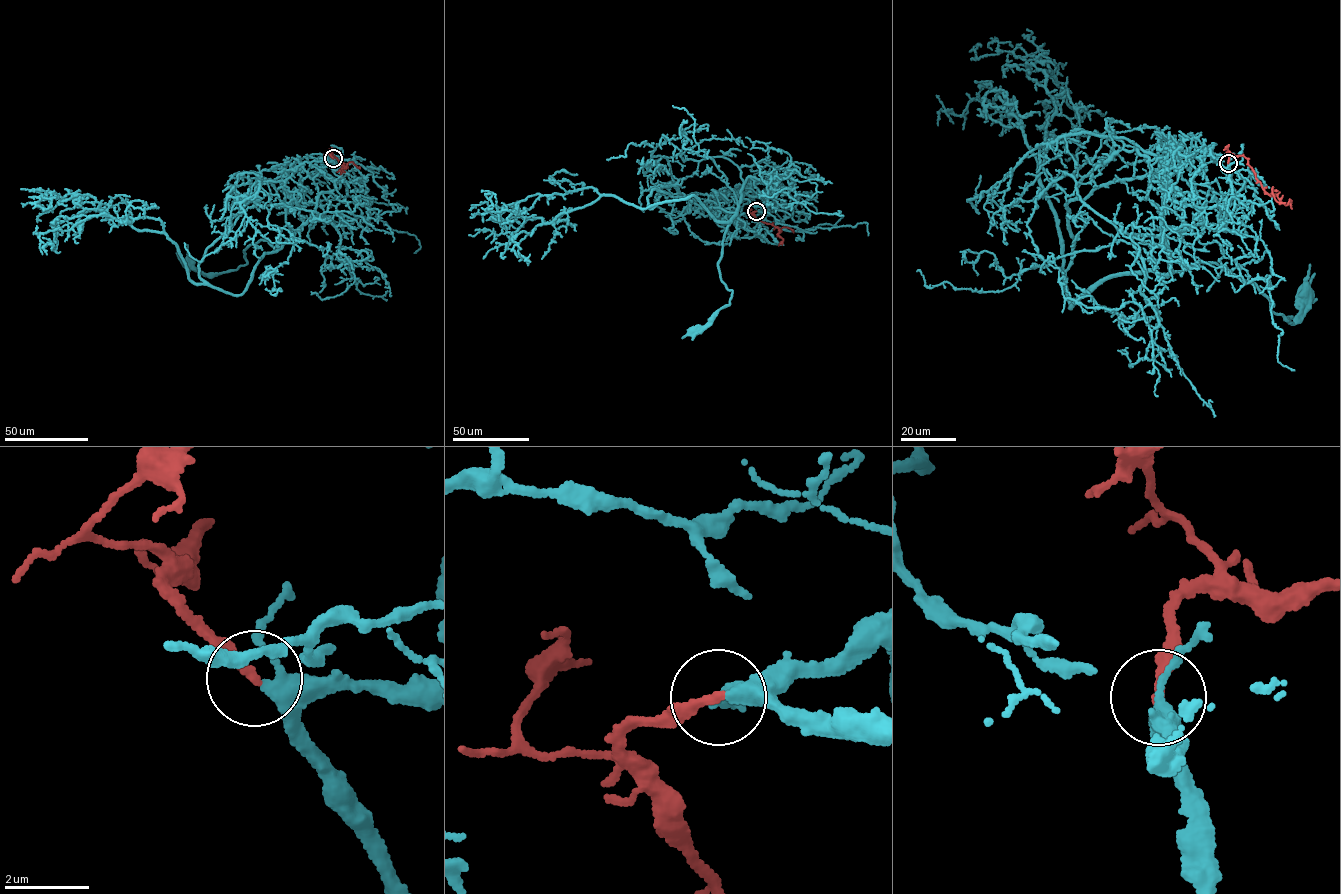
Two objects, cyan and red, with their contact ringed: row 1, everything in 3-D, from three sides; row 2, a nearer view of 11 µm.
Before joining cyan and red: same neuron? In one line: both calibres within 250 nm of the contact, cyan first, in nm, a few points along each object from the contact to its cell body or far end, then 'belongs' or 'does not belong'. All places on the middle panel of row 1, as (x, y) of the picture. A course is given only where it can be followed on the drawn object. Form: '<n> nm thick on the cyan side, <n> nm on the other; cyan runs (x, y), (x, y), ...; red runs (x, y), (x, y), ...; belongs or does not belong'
280 nm thick on the cyan side, 240 nm on the other; cyan runs (756, 211), (770, 213), (760, 199), (742, 192), (718, 264), (721, 280), (732, 292), (728, 304), (693, 330); red runs (756, 211), (752, 213), (759, 220), (779, 230), (789, 228), (793, 232); belongs

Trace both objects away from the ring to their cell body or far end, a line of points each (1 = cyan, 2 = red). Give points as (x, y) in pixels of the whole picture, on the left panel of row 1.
1: (333, 159), (340, 186), (321, 192), (287, 242), (260, 239), (244, 249), (246, 264), (211, 277), (189, 263)
2: (333, 158), (329, 155), (331, 152), (346, 168), (348, 162), (359, 167)

